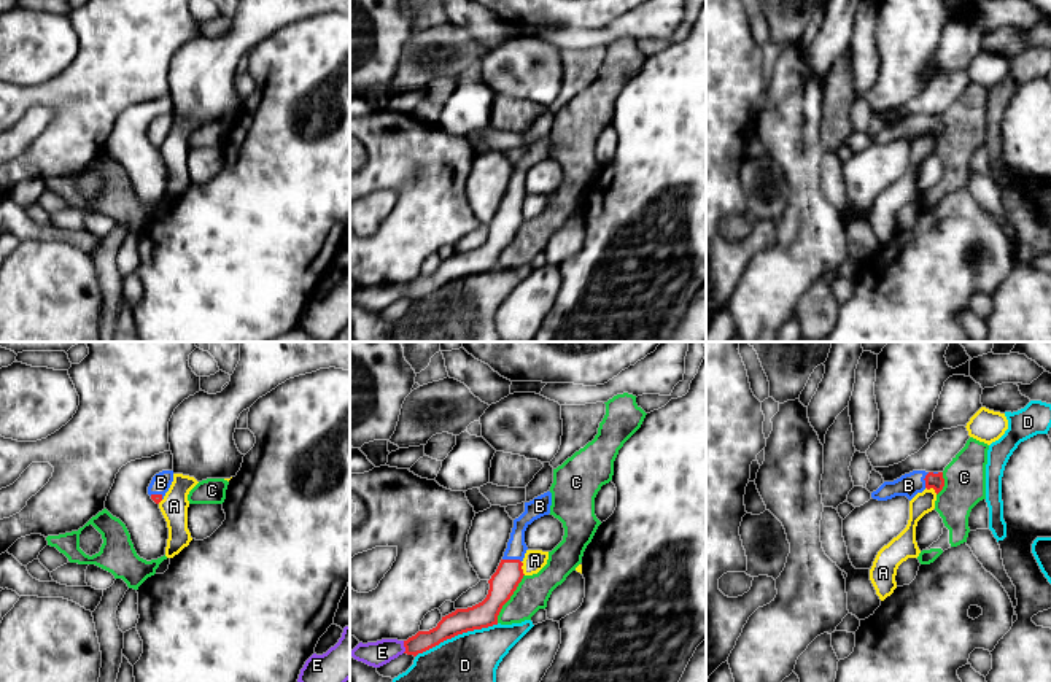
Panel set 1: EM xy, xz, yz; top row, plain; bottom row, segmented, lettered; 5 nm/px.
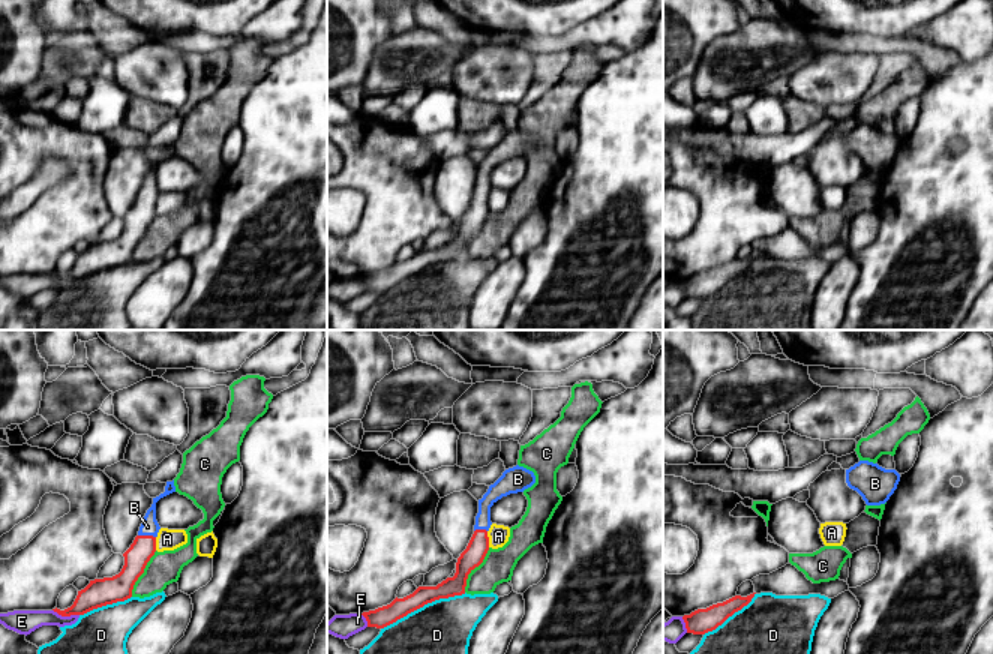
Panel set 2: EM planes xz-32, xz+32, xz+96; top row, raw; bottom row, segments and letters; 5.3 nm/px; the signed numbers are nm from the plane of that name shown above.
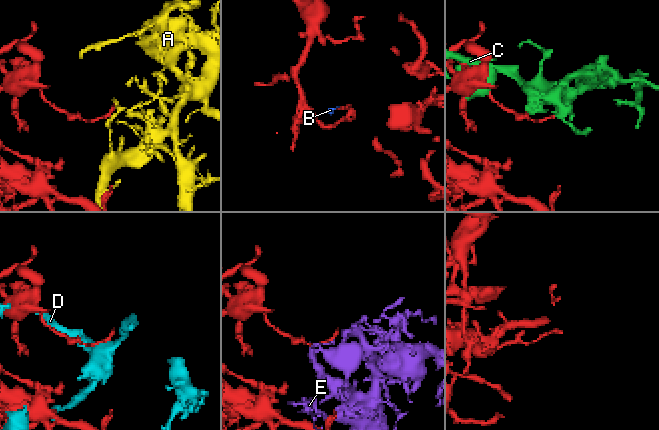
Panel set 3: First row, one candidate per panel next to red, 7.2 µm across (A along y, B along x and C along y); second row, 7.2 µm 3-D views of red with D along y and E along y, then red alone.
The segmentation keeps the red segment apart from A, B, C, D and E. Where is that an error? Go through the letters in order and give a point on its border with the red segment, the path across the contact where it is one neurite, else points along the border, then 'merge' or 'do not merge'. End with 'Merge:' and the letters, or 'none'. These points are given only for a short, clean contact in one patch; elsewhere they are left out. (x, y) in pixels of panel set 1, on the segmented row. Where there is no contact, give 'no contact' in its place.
A: xz (520, 568) | along xz (520, 561), (525, 574) | do not merge
B: xz (512, 560) | across xz (503, 584), (512, 560), (515, 549) | merge
C: xz (509, 598) | do not merge
D: xz (457, 635) | do not merge
E: xz (404, 646) | do not merge
Merge: B

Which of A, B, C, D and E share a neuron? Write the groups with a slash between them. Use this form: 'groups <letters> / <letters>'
groups A / B / C / D / E

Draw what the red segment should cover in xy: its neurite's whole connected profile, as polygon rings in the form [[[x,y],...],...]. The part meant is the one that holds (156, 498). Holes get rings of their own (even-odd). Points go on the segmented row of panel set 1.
[[[162,471],[153,477],[148,486],[148,494],[156,504],[159,504],[164,499],[172,482],[173,482],[173,471]]]

